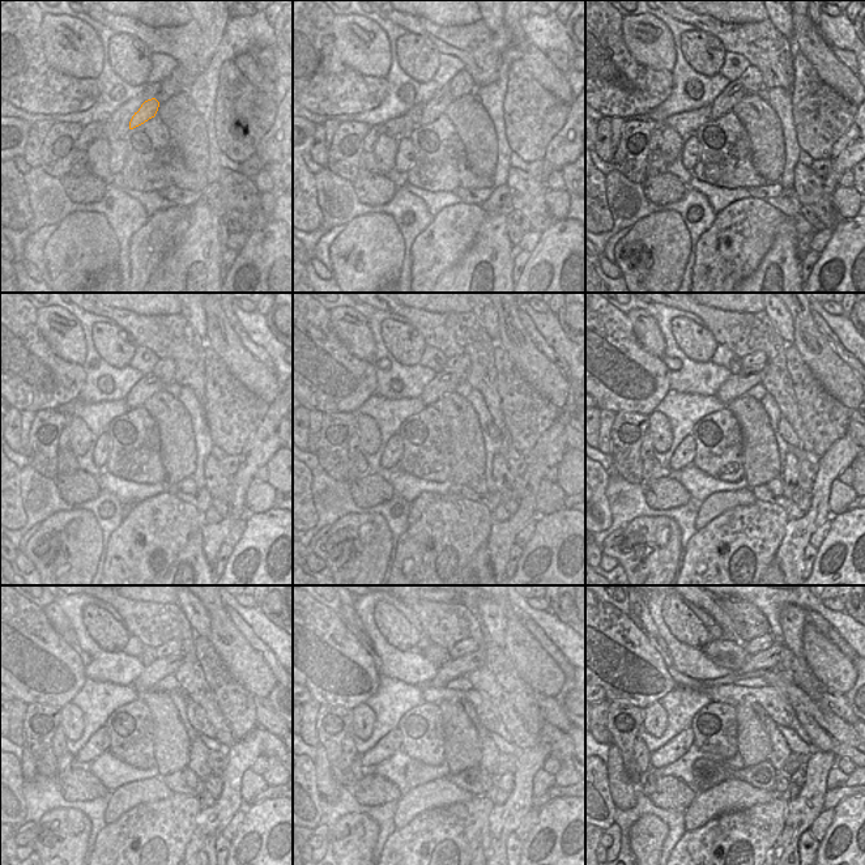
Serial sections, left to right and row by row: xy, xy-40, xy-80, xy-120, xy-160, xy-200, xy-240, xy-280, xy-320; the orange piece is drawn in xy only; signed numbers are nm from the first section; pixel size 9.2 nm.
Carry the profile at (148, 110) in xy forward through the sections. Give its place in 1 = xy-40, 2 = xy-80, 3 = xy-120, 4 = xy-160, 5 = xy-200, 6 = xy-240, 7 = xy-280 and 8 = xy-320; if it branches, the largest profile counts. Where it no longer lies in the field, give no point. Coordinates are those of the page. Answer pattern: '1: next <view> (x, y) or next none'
1: next xy-40 (435, 103)
2: next xy-80 (734, 92)
3: next xy-120 (149, 384)
4: next xy-160 (443, 383)
5: next xy-200 (740, 380)
6: next xy-240 (163, 667)
7: next xy-280 (463, 665)
8: next xy-320 (766, 660)

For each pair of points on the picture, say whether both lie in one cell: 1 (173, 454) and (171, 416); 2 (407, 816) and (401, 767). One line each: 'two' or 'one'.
1: one
2: two

